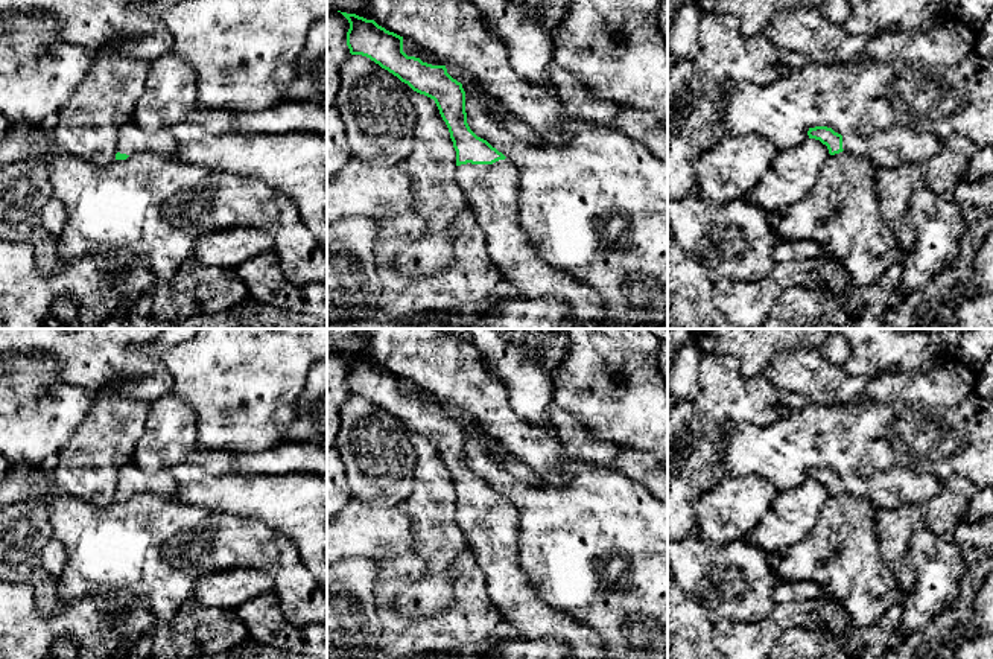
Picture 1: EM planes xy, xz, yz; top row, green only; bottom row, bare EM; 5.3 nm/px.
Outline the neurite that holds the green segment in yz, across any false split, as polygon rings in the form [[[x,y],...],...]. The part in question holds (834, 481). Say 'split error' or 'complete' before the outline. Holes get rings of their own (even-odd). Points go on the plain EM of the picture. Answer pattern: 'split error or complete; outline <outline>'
split error; outline [[[899,466],[865,476],[855,473],[841,476],[832,469],[815,467],[809,469],[807,476],[826,485],[830,496],[845,492],[870,501],[876,511],[920,504],[941,489],[941,479],[935,475],[915,473]]]

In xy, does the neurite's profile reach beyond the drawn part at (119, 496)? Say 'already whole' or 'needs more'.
needs more

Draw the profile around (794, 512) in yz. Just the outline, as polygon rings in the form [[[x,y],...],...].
[[[815,479],[780,490],[744,540],[762,549],[766,557],[795,545],[815,527],[829,496],[827,487]]]

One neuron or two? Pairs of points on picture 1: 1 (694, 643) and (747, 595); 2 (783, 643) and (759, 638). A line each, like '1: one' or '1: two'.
1: two
2: two

